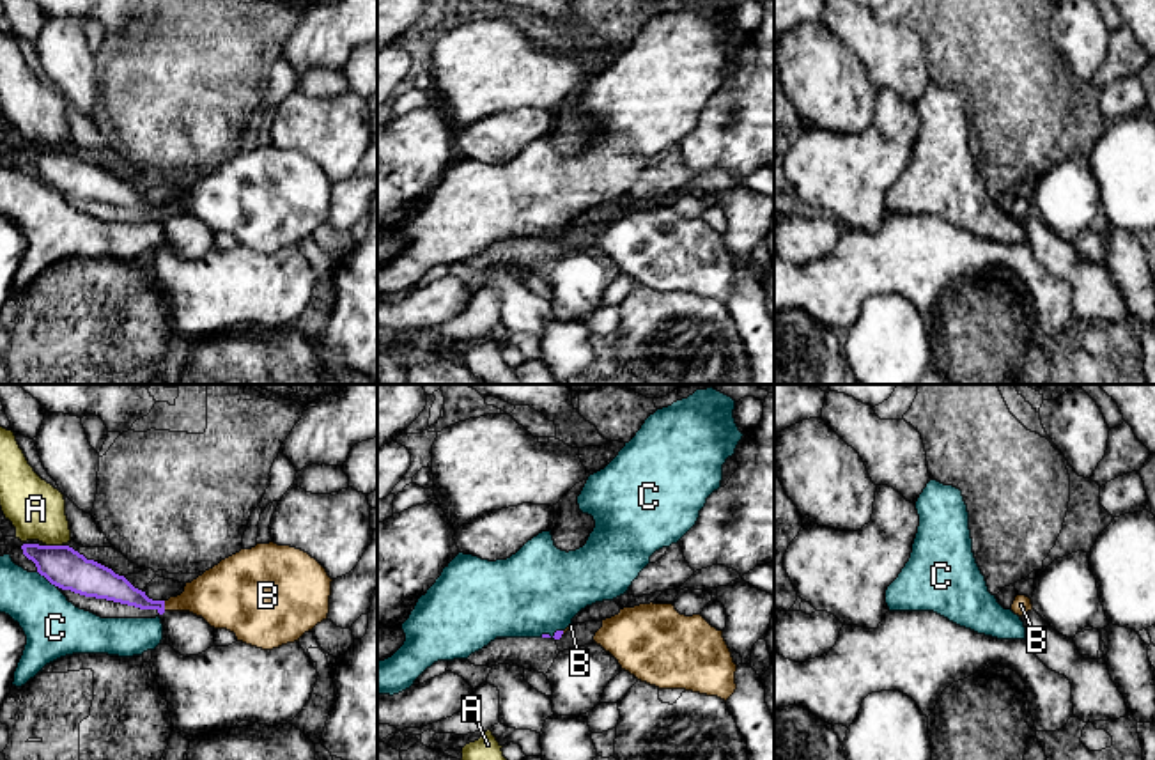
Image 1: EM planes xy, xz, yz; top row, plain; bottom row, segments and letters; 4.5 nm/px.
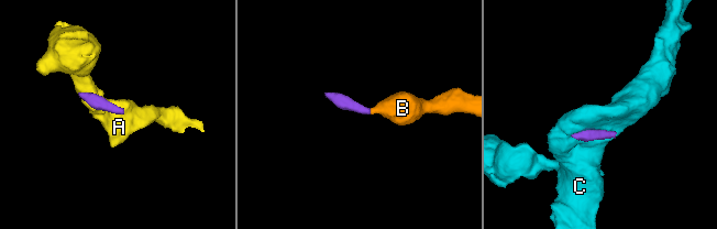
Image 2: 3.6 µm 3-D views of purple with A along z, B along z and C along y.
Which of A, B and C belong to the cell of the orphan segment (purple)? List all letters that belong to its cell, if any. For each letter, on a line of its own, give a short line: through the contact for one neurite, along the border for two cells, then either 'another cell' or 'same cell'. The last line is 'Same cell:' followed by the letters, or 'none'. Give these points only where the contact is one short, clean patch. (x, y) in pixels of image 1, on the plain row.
A: line xy (46, 147), (61, 149); another cell
B: line xy (112, 190), (144, 206), (163, 209), (217, 199); same cell
C: another cell
Same cell: B

